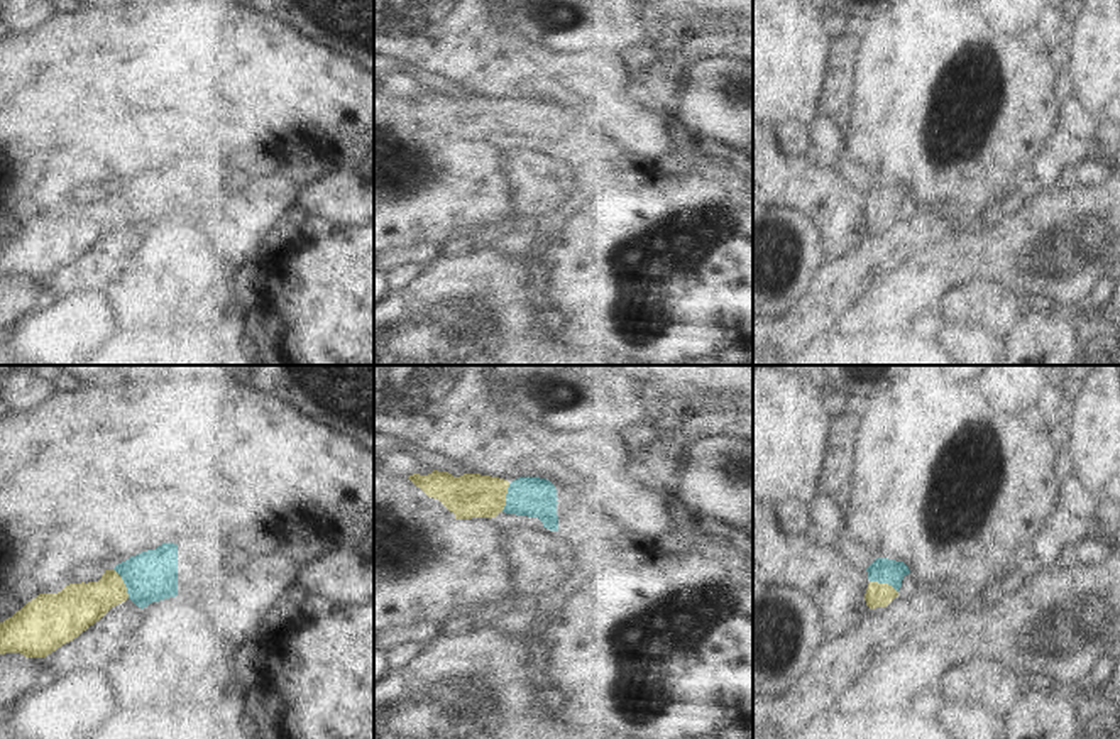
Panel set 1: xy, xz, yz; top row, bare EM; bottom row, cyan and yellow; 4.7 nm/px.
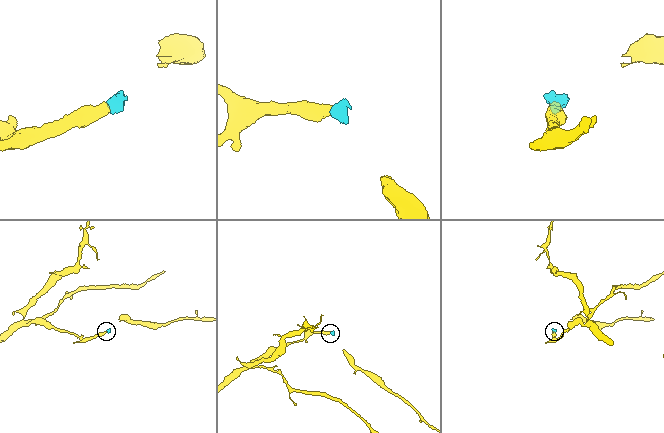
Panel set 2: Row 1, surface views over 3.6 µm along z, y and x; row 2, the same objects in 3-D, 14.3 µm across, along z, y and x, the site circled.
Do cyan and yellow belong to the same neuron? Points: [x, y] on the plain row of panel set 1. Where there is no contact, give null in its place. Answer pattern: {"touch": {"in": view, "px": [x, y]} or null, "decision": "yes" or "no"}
{"touch": {"in": "xy", "px": [124, 203]}, "decision": "yes"}

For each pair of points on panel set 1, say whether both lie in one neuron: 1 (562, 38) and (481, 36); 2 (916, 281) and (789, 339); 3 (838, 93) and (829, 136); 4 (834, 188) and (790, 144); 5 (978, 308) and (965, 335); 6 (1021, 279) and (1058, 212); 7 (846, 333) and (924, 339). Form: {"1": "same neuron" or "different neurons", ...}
{"1": "different neurons", "2": "different neurons", "3": "different neurons", "4": "different neurons", "5": "different neurons", "6": "same neuron", "7": "same neuron"}

